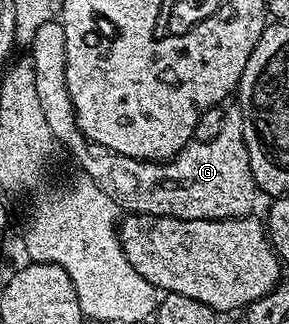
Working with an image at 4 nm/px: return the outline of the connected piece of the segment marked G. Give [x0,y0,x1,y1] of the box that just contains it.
[29,19,257,220]

